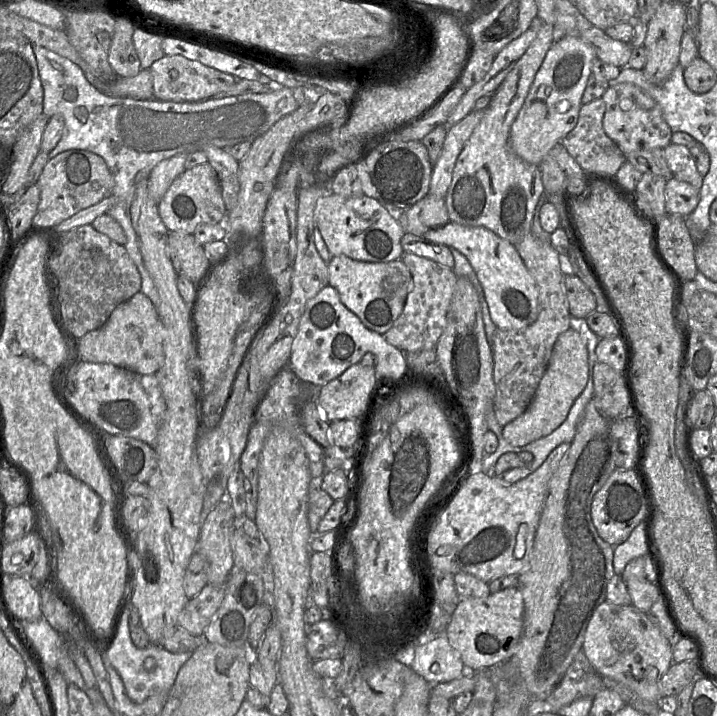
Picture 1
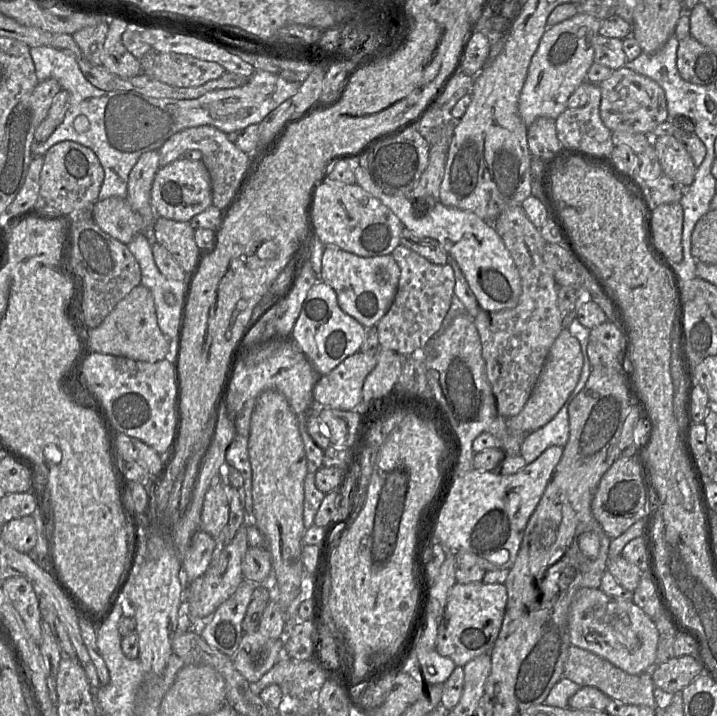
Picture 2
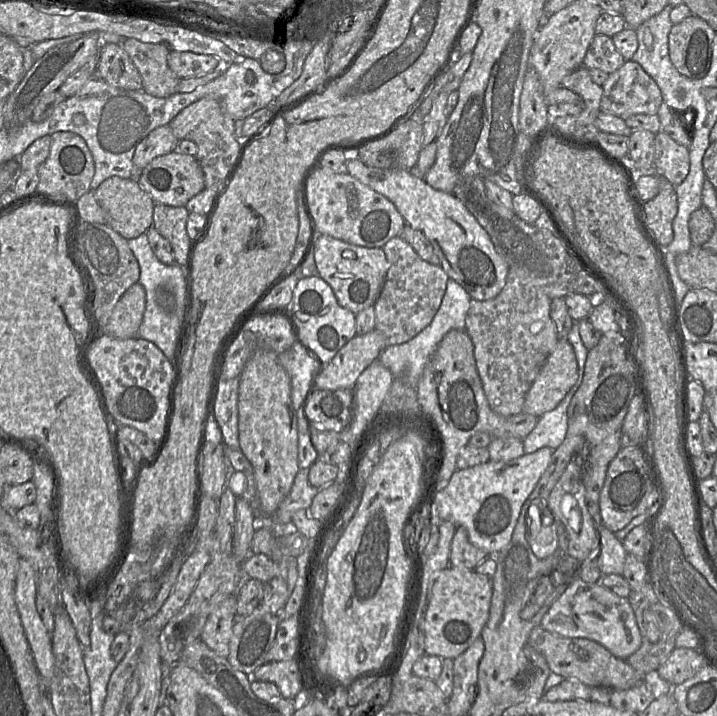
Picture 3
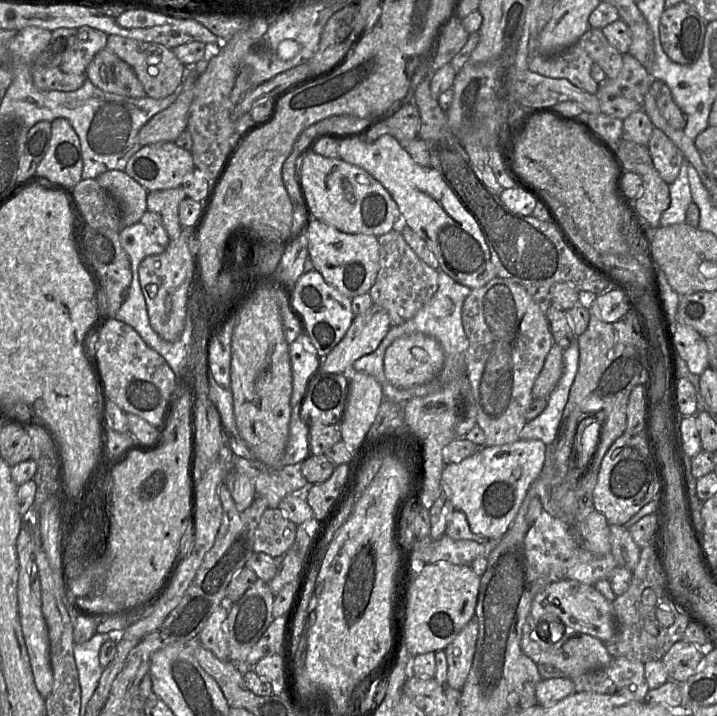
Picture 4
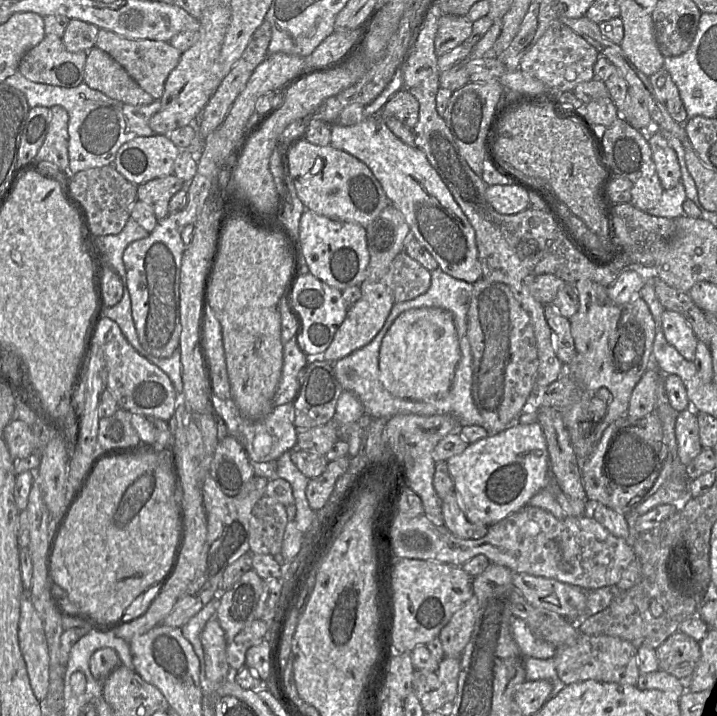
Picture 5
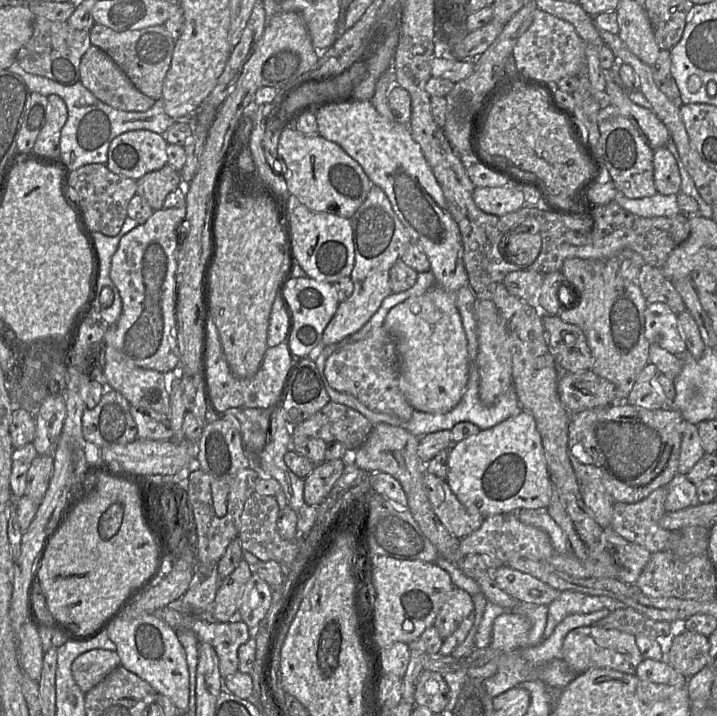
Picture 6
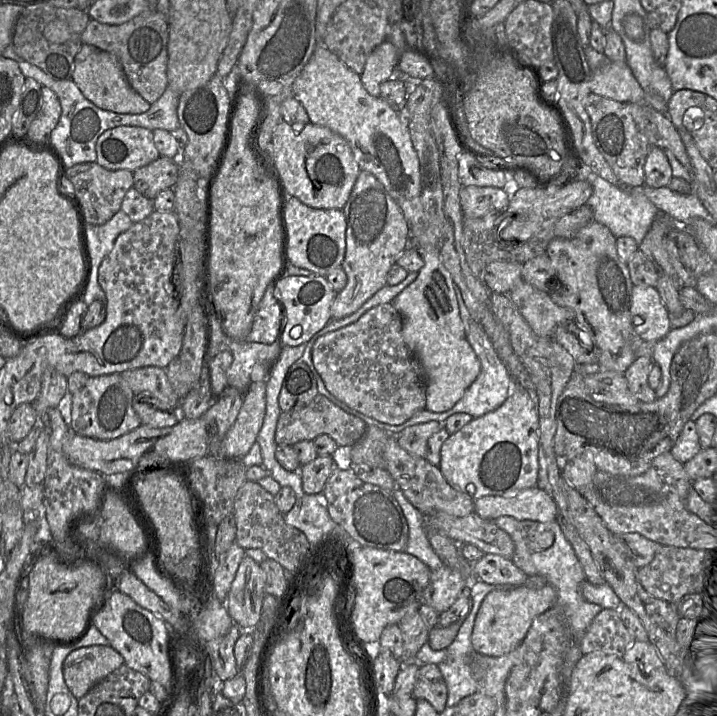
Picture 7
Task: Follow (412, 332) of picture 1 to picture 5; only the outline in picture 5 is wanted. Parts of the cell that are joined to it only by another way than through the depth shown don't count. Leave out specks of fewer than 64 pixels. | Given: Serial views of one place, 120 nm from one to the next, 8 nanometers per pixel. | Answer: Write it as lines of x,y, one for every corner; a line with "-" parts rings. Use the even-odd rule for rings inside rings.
401,251
393,259
387,274
394,303
412,300
424,294
431,284
431,271

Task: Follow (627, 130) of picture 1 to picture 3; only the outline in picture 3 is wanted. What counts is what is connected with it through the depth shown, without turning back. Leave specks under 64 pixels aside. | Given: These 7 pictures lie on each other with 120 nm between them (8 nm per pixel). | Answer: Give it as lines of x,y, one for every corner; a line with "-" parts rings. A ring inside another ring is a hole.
632,60
609,74
602,89
600,111
623,120
636,114
656,115
663,102
656,82

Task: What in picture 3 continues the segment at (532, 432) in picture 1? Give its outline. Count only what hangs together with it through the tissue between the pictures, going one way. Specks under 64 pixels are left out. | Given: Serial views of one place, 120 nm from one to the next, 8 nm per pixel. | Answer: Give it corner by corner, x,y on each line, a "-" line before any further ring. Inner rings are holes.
558,339
528,390
522,413
537,417
557,407
577,381
578,364
568,339

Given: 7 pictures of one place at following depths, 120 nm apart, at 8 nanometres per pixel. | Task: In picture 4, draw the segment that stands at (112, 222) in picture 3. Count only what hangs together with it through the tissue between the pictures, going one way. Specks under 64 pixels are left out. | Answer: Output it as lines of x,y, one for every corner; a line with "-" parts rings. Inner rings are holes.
122,170
106,171
96,180
118,202
123,227
140,222
141,217
147,211
149,193
143,186

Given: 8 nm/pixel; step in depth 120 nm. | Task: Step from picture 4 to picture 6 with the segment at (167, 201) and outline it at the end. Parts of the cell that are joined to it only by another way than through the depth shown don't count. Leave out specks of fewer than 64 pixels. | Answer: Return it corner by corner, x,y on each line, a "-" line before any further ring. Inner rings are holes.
169,164
159,170
145,174
136,183
137,194
154,211
163,209
166,196
179,186
184,186
179,172
169,166

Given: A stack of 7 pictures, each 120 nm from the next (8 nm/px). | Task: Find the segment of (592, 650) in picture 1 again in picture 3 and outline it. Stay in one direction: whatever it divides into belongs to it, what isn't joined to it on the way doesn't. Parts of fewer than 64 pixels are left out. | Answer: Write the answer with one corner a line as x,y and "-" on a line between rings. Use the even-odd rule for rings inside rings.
581,579
572,582
552,603
541,619
541,626
563,637
593,640
603,645
615,657
625,661
642,643
642,636
628,599
619,597
601,583
588,583

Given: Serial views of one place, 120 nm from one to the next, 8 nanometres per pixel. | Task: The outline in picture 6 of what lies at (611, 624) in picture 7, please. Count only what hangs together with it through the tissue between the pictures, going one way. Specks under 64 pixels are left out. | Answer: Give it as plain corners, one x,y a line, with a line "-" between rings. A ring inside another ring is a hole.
598,625
583,626
571,630
562,644
562,659
574,671
583,673
593,668
606,668
626,674
636,674
637,666
644,659
632,634

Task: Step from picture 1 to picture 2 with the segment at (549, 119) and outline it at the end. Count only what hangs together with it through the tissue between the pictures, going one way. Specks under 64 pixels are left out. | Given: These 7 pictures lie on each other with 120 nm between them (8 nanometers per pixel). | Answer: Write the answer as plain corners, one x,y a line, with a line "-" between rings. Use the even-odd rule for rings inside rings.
589,14
575,16
547,29
534,53
518,100
518,111
526,126
539,117
556,119
567,109
570,95
585,81
594,63
594,39
601,21

